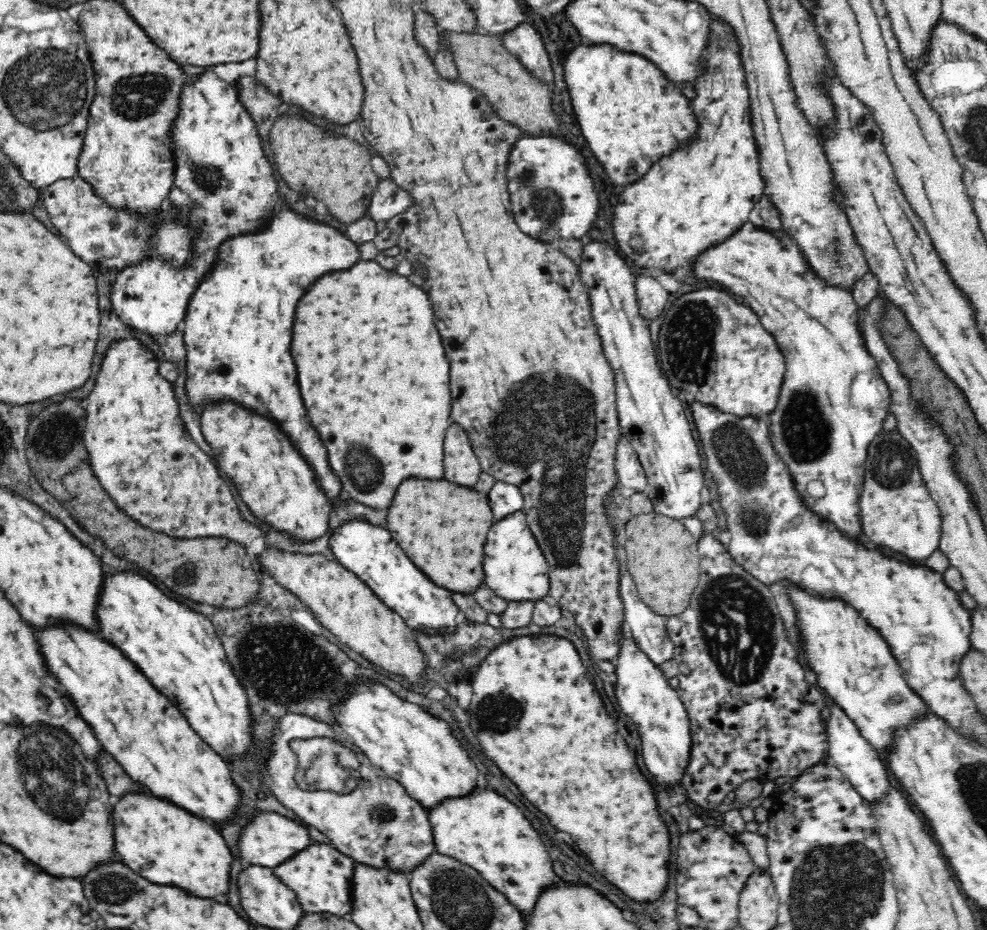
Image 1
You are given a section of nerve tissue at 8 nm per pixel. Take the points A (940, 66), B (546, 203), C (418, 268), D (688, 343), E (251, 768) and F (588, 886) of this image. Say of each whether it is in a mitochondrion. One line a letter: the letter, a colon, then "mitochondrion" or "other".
A: other
B: mitochondrion
C: other
D: mitochondrion
E: other
F: other

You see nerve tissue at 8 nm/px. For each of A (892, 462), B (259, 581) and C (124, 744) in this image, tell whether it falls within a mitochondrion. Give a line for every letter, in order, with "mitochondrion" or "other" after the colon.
A: mitochondrion
B: other
C: other

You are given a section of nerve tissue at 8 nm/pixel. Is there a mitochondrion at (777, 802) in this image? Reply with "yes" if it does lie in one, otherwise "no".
no

